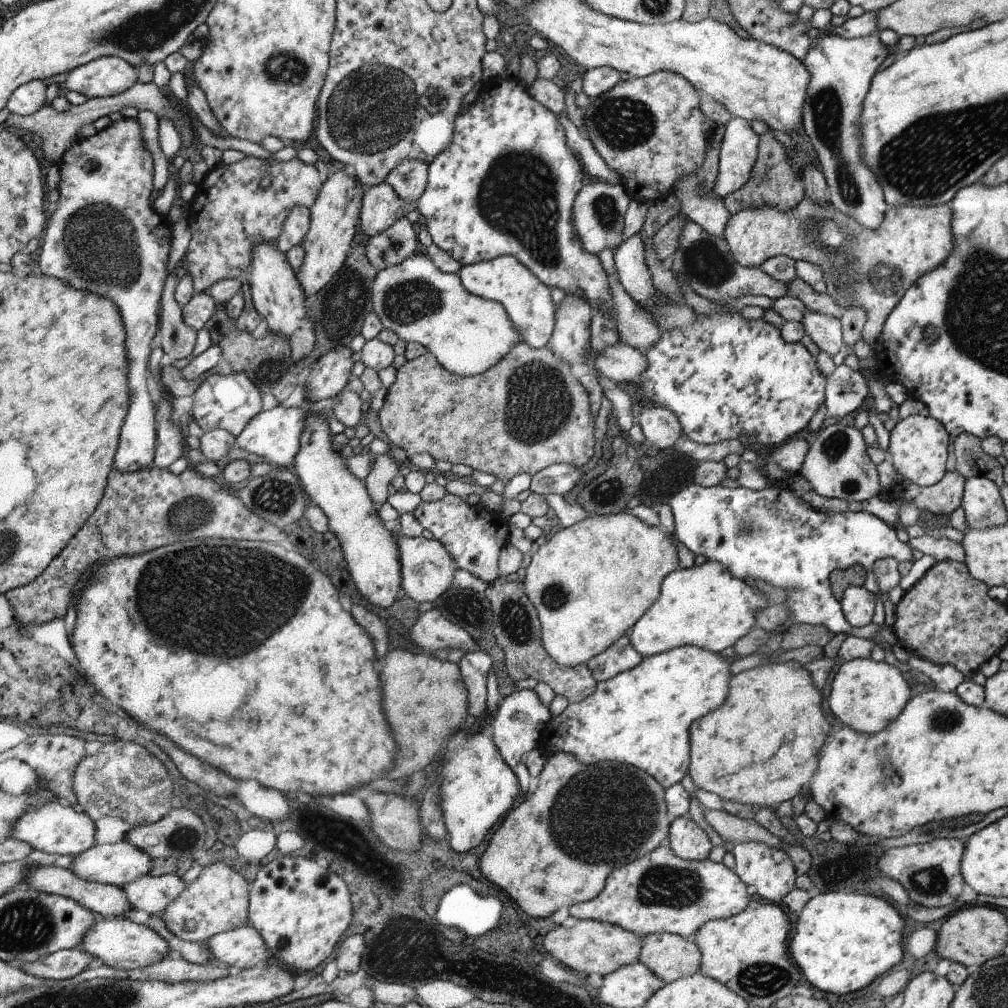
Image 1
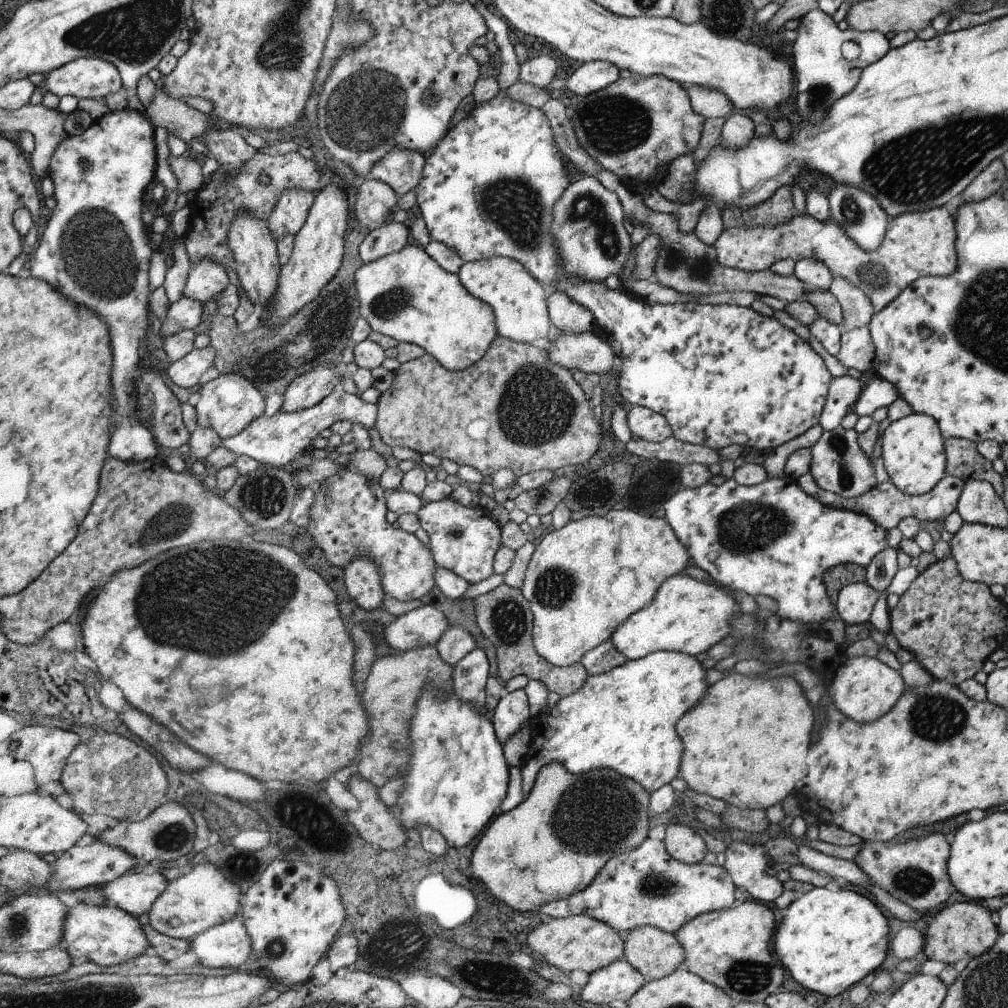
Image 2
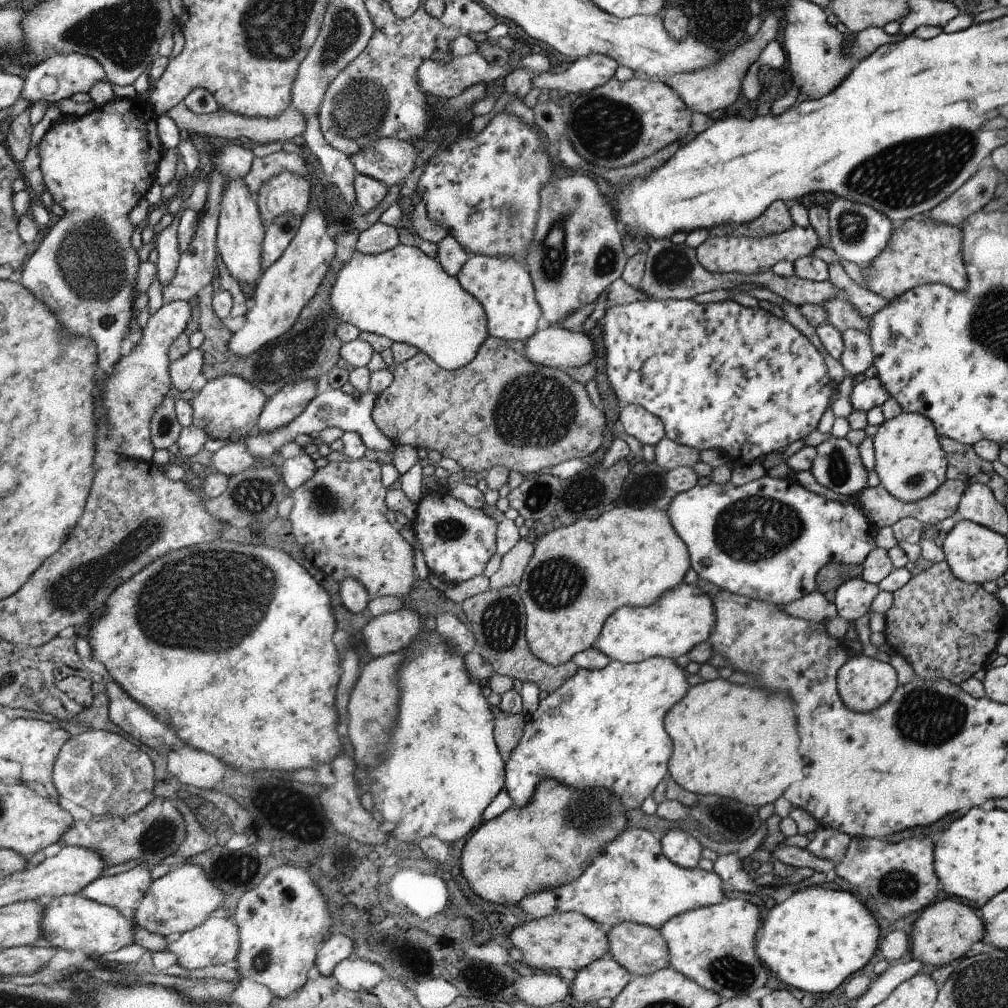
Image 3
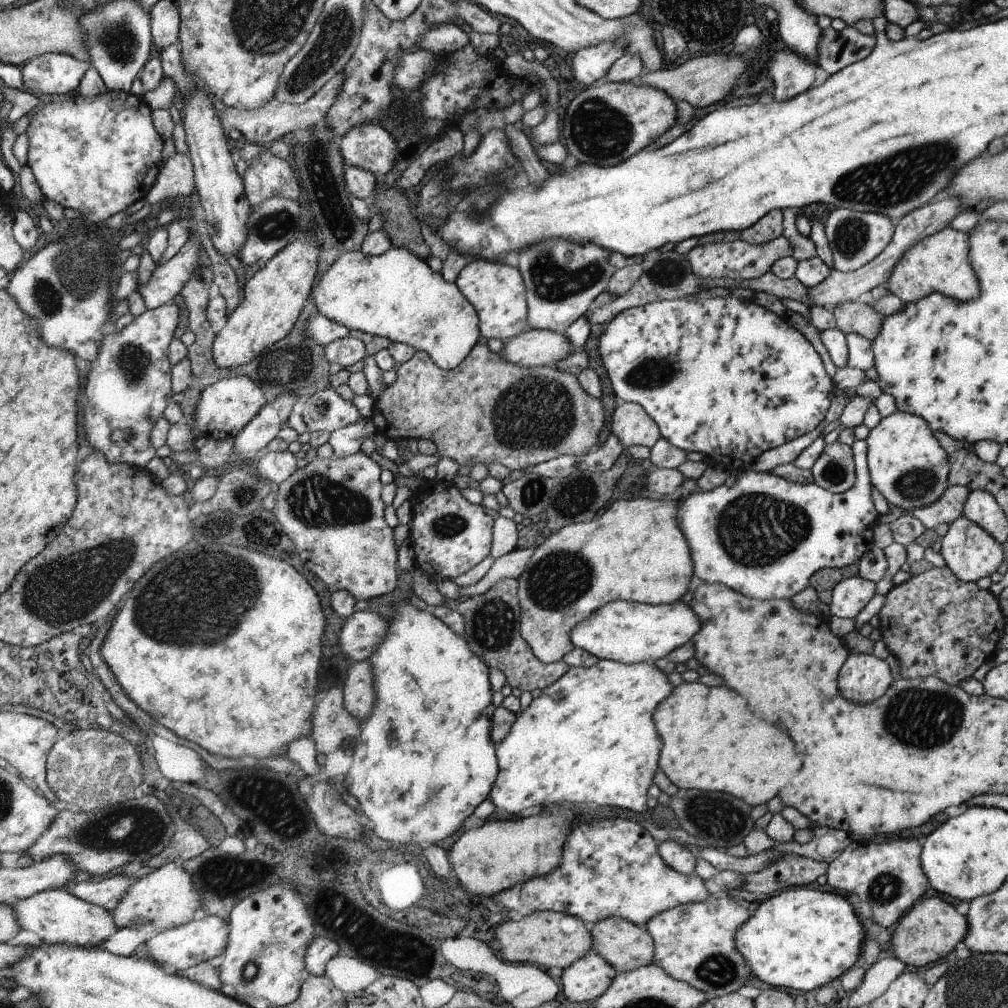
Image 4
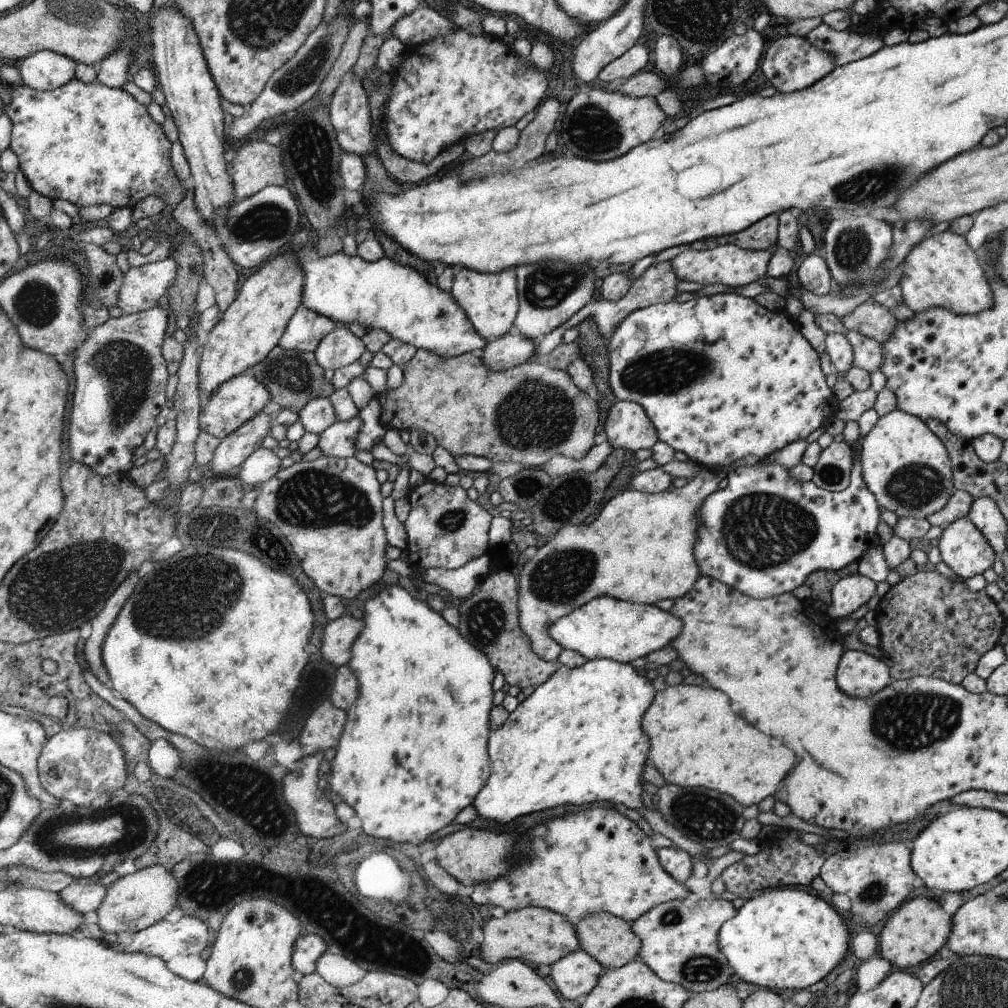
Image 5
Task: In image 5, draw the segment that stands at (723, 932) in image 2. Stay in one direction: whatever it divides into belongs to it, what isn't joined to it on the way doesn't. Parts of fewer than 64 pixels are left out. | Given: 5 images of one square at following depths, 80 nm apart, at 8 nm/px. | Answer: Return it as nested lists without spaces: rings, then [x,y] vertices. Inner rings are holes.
[[[695,895],[655,906],[648,913],[630,923],[633,931],[643,940],[639,960],[644,961],[662,980],[681,984],[692,994],[728,987],[735,974],[719,945],[719,932],[723,923],[734,918],[738,911],[731,900],[700,899]]]

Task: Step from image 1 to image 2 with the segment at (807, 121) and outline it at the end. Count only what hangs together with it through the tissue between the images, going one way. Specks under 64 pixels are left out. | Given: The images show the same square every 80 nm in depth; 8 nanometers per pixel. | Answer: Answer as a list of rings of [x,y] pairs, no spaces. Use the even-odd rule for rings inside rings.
[[[814,9],[802,17],[802,24],[796,29],[798,39],[794,42],[793,69],[796,81],[796,110],[800,118],[818,122],[826,110],[854,90],[860,82],[862,70],[878,62],[890,48],[885,34],[878,31],[855,31],[852,28],[841,31],[831,16],[822,9]],[[834,183],[827,199],[831,210],[831,218],[843,228],[855,245],[867,251],[875,251],[885,237],[889,214],[876,202],[875,198],[865,190],[848,183]]]

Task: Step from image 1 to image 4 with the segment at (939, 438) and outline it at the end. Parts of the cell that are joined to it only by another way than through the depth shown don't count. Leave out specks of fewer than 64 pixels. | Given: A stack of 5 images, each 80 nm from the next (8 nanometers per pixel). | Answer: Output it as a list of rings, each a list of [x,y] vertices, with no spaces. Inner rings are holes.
[[[897,410],[889,417],[882,417],[865,441],[871,484],[890,505],[904,509],[906,514],[910,509],[937,501],[950,485],[947,452],[922,417]]]

